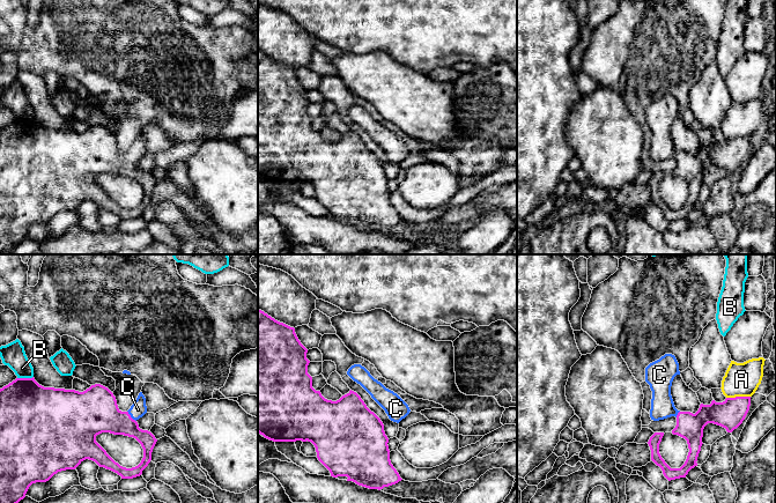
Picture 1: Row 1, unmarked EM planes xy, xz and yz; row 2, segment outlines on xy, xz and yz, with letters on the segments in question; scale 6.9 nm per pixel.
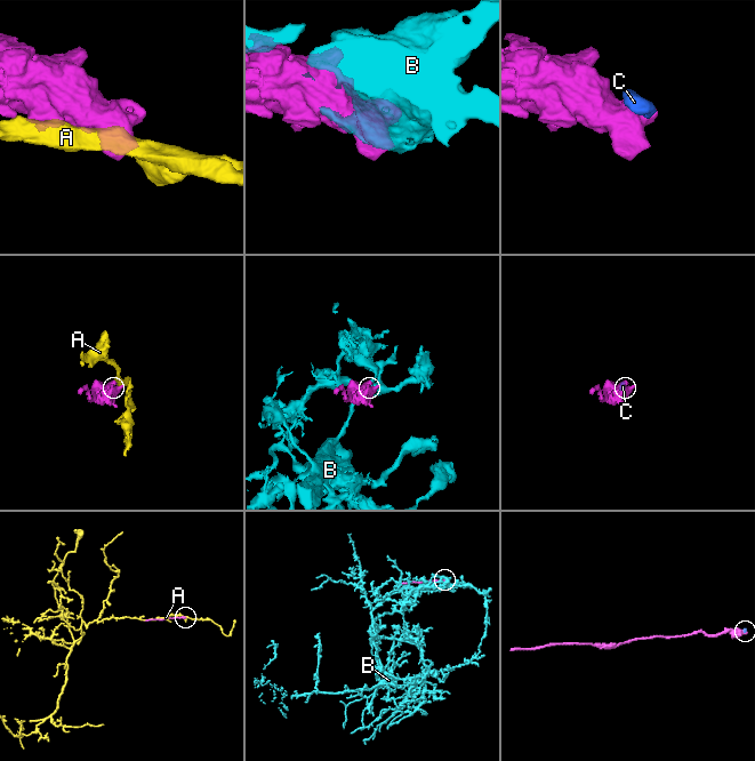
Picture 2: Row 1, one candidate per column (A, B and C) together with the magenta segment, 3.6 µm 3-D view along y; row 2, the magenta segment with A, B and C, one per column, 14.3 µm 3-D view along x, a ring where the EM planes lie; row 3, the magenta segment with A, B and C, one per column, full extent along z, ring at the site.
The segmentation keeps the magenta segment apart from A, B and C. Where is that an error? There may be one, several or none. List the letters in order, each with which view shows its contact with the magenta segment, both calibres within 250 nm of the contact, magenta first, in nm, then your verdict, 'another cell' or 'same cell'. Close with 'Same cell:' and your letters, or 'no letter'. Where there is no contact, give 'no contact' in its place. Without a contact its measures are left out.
A: yz | 200/240 nm | another cell
B: xy | 420/160 nm | another cell
C: xy | 320/110 nm | same cell
Same cell: C

